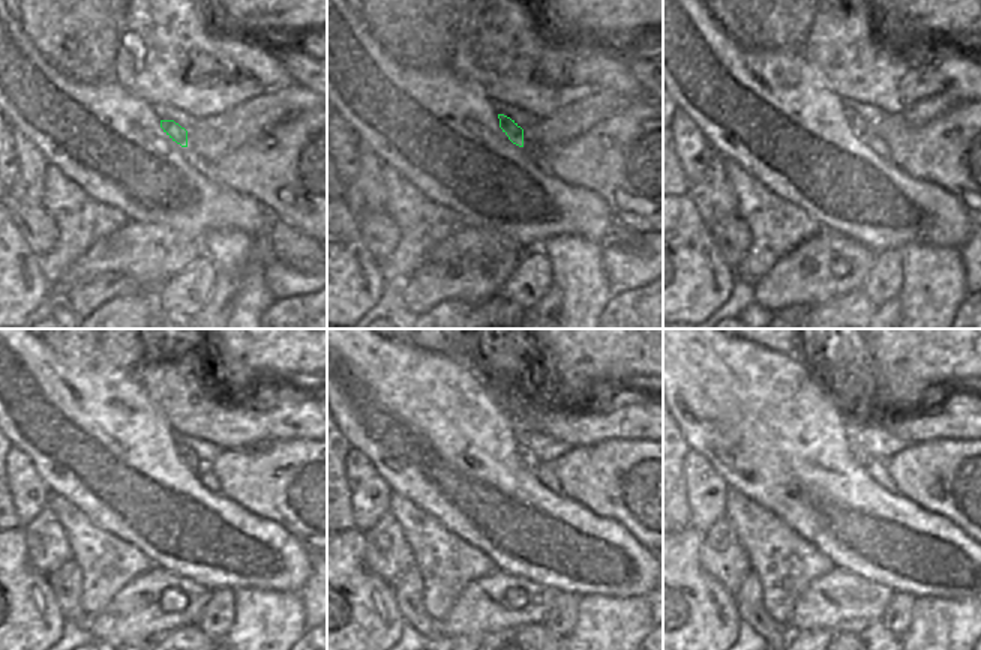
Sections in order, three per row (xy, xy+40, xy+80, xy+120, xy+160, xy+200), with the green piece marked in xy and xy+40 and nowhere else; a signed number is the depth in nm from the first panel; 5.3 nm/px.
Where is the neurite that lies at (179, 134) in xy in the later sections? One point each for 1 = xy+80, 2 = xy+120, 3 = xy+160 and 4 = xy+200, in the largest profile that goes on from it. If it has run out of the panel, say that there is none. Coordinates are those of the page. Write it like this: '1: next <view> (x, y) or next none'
1: next xy+80 (861, 128)
2: next xy+120 (185, 454)
3: next xy+160 (524, 454)
4: next xy+200 (857, 451)

